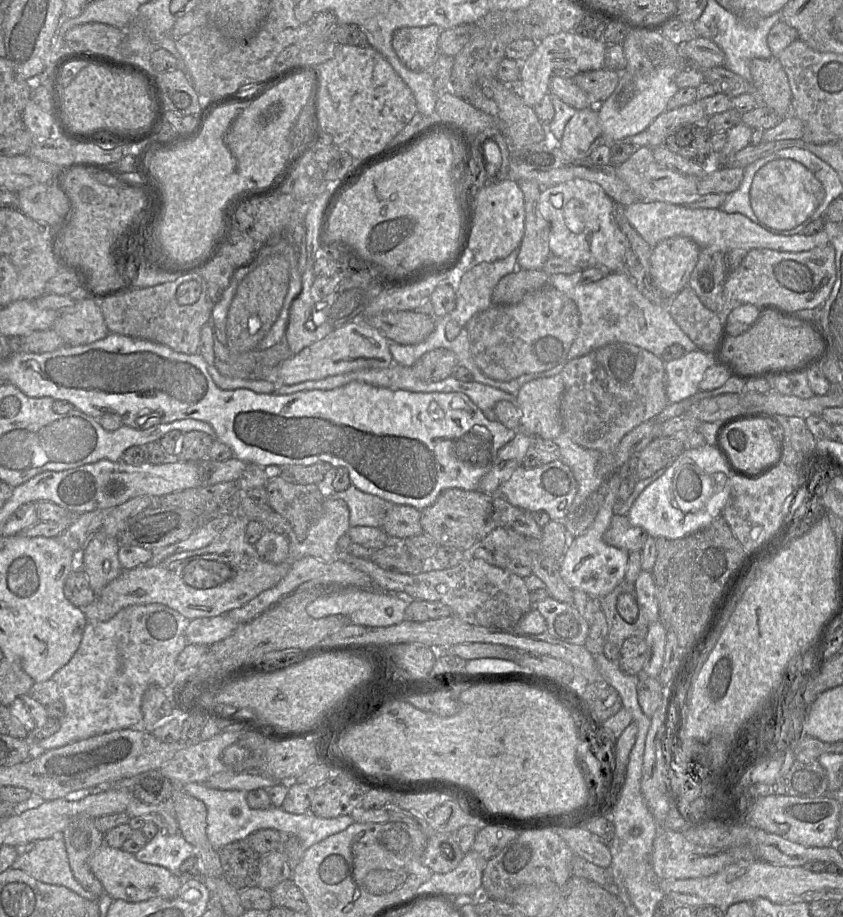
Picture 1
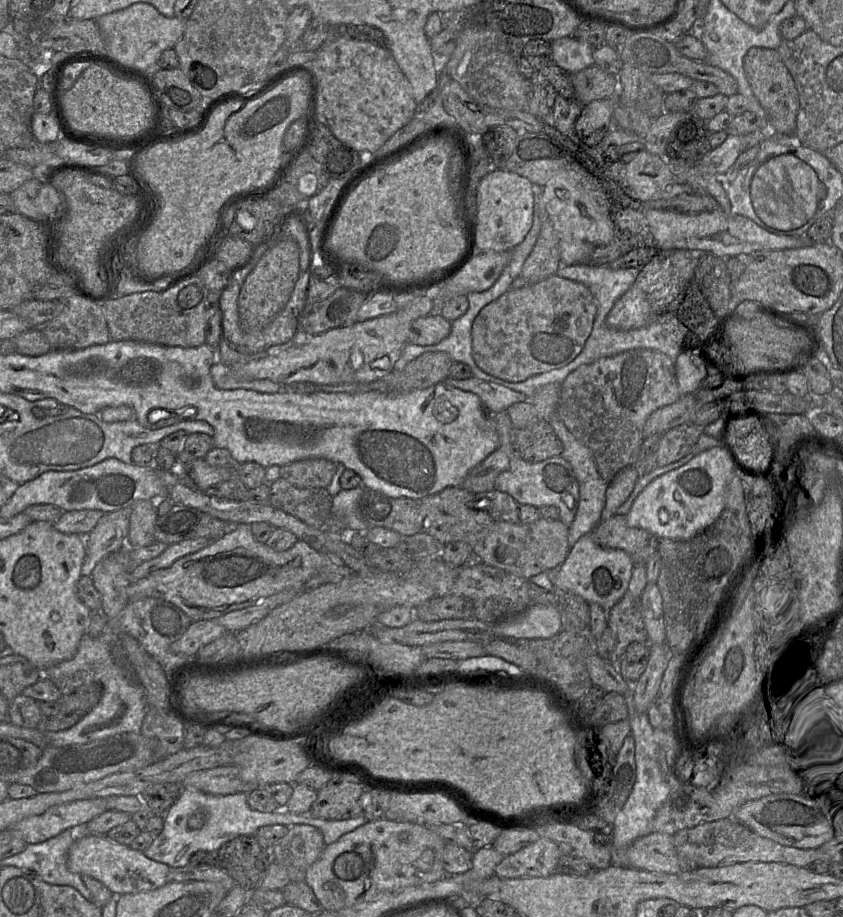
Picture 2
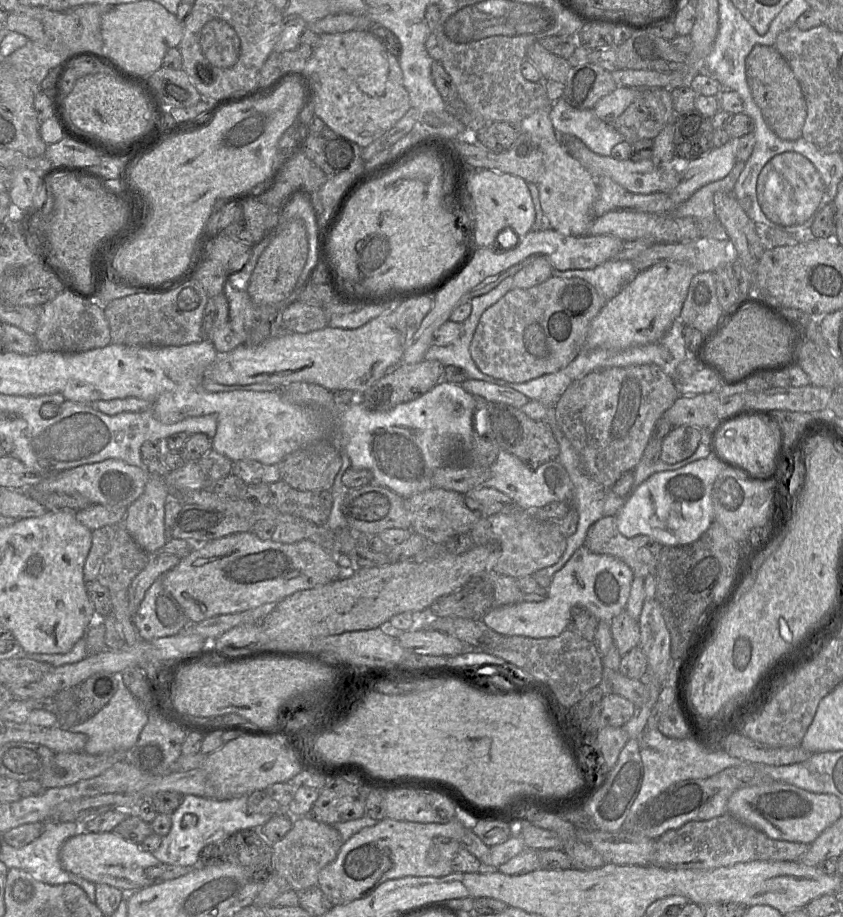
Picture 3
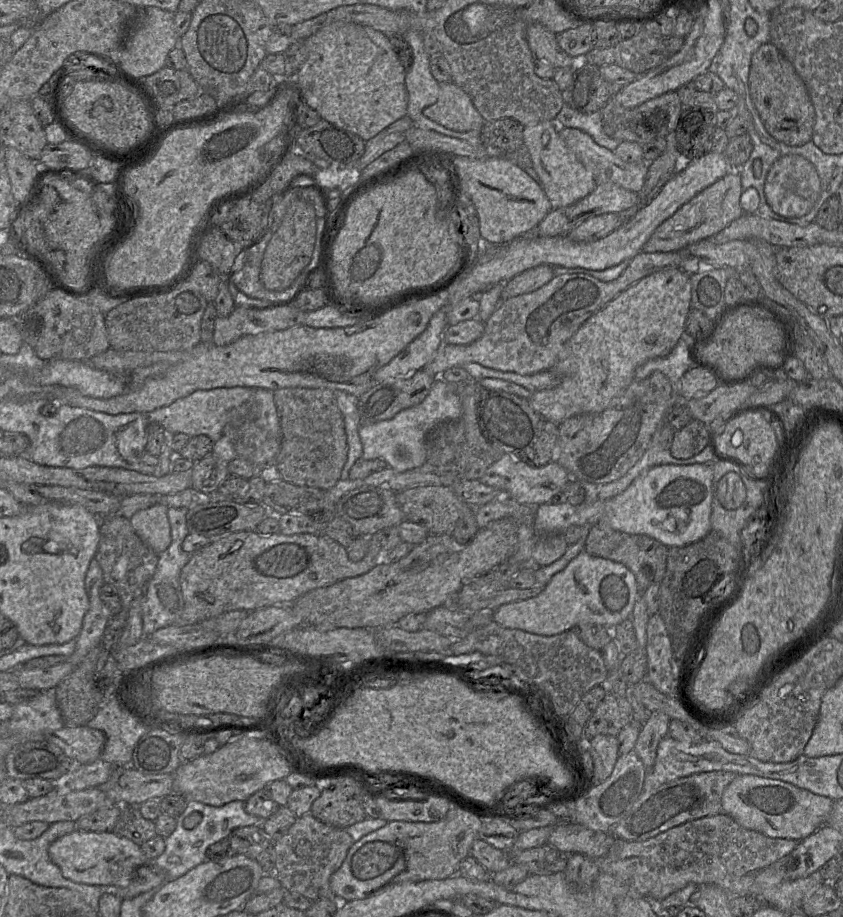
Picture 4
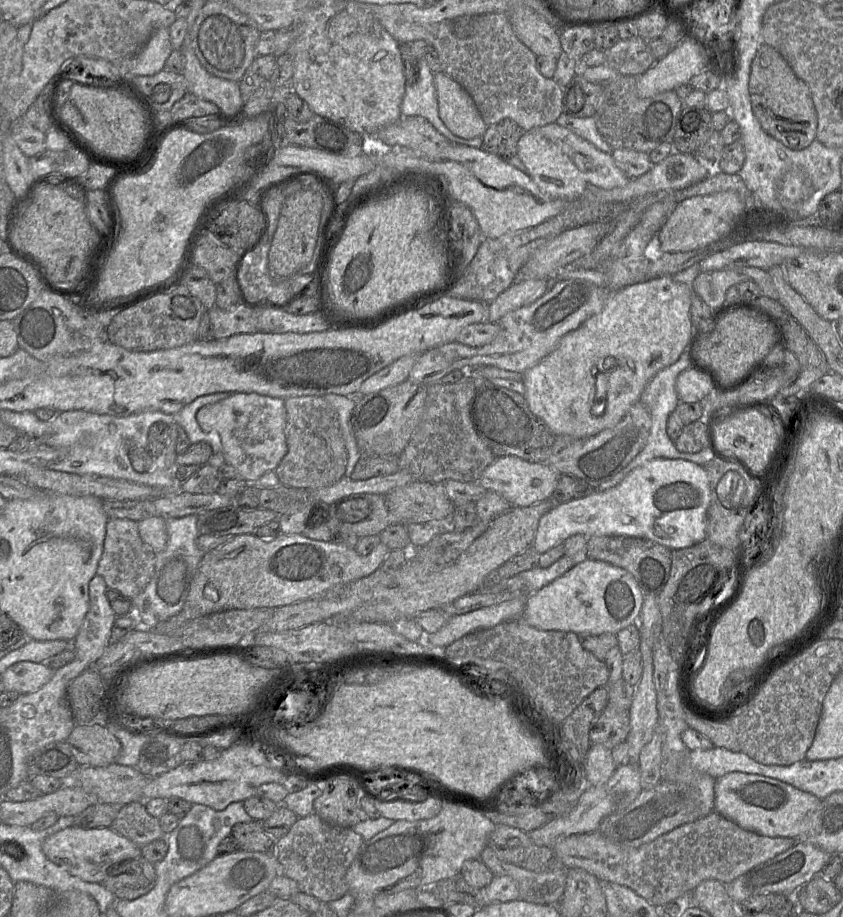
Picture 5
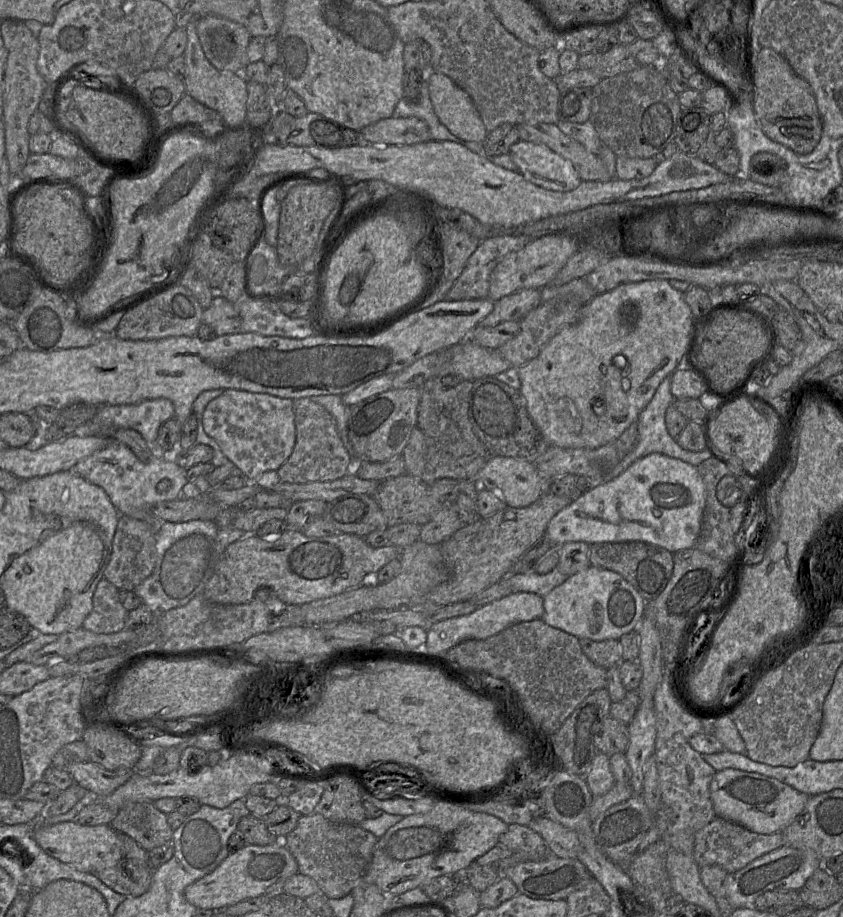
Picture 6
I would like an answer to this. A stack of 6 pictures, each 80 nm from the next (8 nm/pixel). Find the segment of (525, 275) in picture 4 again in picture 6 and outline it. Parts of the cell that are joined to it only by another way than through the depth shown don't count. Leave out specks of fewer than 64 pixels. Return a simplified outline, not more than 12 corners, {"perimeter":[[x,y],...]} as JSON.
{"perimeter":[[523,289],[494,302],[478,324],[521,321],[541,302],[540,289]]}

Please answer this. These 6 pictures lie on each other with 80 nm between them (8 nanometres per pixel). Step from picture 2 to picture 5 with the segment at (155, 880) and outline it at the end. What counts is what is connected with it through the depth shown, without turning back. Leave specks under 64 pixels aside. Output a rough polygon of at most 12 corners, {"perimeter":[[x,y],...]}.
{"perimeter":[[72,825],[42,851],[72,876],[102,883],[140,847],[110,827]]}

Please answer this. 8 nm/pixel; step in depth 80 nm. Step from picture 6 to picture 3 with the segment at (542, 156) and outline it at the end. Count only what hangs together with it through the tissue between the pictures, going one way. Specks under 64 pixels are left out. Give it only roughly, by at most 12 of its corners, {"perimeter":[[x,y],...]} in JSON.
{"perimeter":[[549,111],[520,123],[543,152],[545,225],[588,233],[598,184],[567,151]]}

